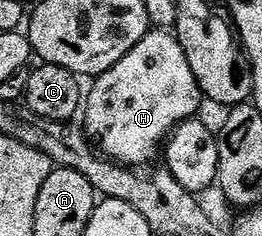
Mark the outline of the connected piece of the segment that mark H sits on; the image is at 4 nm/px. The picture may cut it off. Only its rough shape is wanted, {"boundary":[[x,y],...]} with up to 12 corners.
{"boundary":[[171,30],[102,72],[81,123],[108,160],[147,166],[199,108]]}

